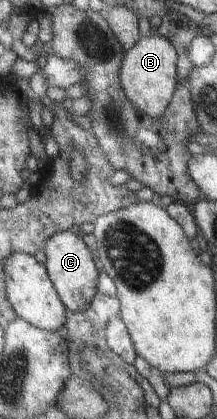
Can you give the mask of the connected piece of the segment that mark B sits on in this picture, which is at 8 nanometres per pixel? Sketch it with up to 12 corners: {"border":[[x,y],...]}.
{"border":[[154,32],[127,50],[122,87],[166,115],[180,83],[177,48]]}

